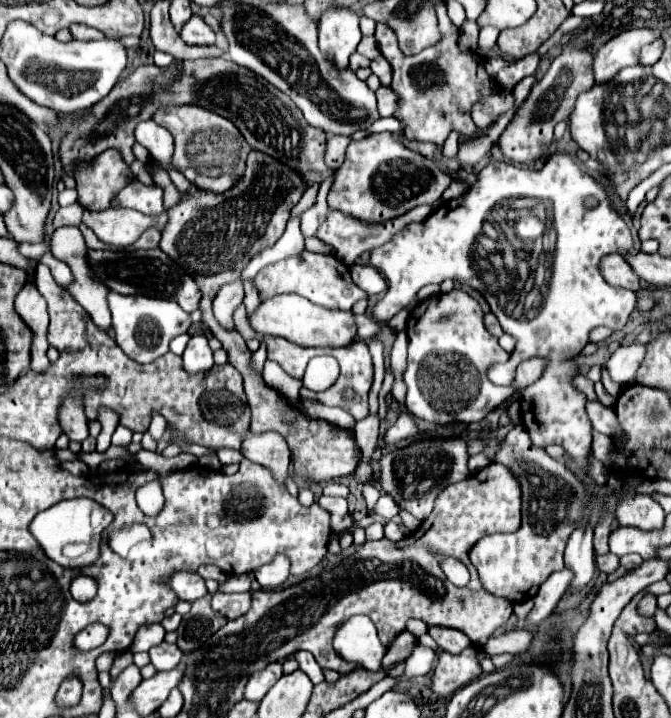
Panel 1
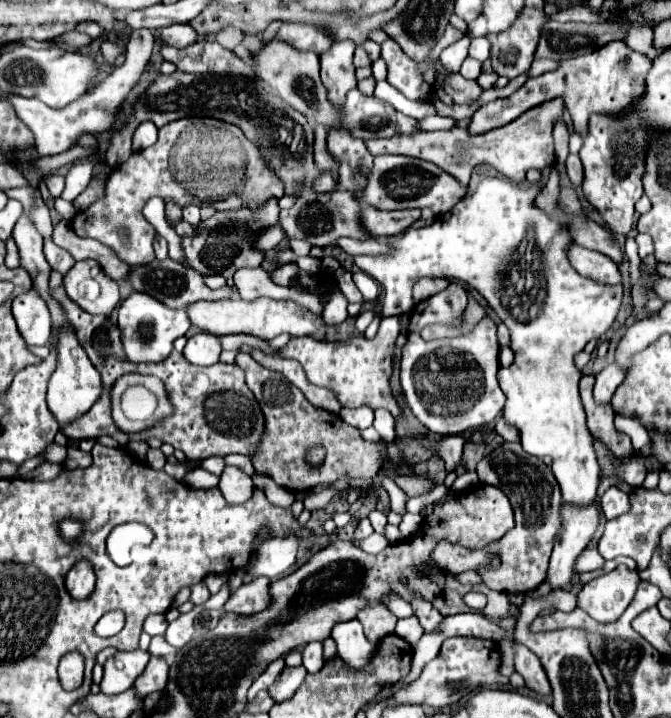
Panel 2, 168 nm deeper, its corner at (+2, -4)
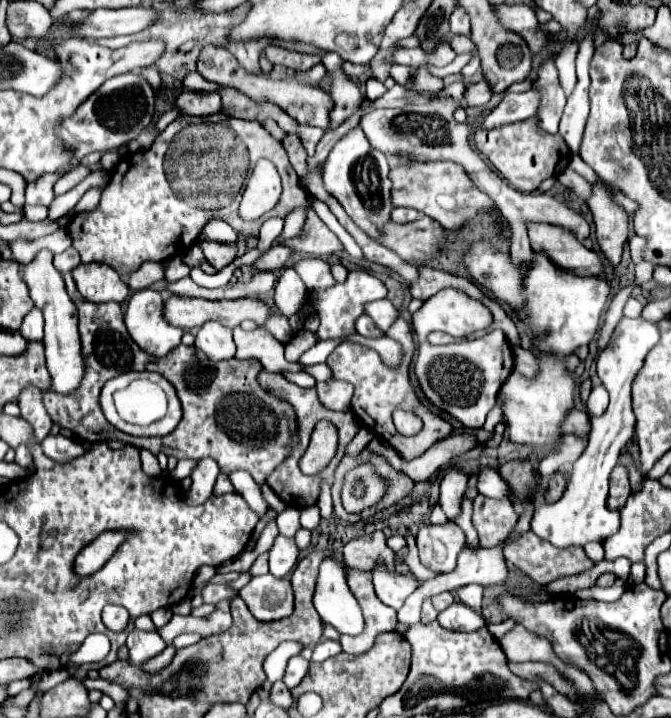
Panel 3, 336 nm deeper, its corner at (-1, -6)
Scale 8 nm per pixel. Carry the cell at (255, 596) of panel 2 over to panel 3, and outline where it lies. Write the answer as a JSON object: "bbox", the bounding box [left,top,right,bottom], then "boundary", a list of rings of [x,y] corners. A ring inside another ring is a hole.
{"bbox":[238,573,294,621],"boundary":[[[270,573],[252,577],[246,587],[238,593],[250,613],[258,621],[276,621],[288,617],[294,609],[292,585],[288,579],[278,579]]]}

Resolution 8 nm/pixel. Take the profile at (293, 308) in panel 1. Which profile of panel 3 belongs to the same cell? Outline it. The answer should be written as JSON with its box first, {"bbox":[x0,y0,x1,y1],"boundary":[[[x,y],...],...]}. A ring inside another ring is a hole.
{"bbox":[164,297,272,331],"boundary":[[[170,297],[166,303],[164,303],[164,311],[166,311],[166,319],[168,323],[176,325],[176,327],[182,327],[184,331],[186,329],[200,329],[204,323],[208,321],[218,321],[222,323],[224,327],[238,327],[242,321],[250,319],[254,321],[256,325],[264,325],[264,321],[268,321],[272,317],[272,309],[268,303],[264,301],[258,301],[258,299],[234,299],[234,301],[208,301],[208,299],[196,299],[196,297]]]}

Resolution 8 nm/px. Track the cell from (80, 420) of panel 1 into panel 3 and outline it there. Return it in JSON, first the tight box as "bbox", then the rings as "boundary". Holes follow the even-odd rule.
{"bbox":[24,249,84,395],"boundary":[[[42,249],[36,257],[24,265],[24,281],[30,289],[30,297],[34,305],[44,313],[44,347],[46,347],[46,363],[52,377],[50,389],[60,395],[72,395],[80,387],[80,379],[84,379],[84,357],[80,351],[80,333],[78,333],[78,315],[76,305],[70,301],[60,271],[52,265],[52,253]]]}

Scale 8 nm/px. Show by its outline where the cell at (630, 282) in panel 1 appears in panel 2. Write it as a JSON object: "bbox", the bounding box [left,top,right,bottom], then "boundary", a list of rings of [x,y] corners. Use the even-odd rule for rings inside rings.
{"bbox":[567,243,621,285],"boundary":[[[575,243],[575,245],[569,245],[567,257],[571,267],[583,277],[589,277],[597,283],[609,283],[609,285],[621,283],[621,273],[617,265],[603,253],[589,251]]]}

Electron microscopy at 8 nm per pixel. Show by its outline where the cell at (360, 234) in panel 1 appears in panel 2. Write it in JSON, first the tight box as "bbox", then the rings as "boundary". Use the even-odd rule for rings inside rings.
{"bbox":[361,207,421,235],"boundary":[[[365,207],[361,213],[361,223],[373,235],[397,235],[397,233],[405,231],[419,217],[421,217],[421,209],[381,211],[375,207]]]}

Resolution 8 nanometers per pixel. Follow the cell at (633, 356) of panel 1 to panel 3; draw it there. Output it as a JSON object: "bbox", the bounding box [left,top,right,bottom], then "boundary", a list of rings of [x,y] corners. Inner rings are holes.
{"bbox":[588,383,608,415],"boundary":[[[600,383],[592,389],[592,393],[588,397],[588,409],[590,409],[592,415],[602,415],[606,411],[606,407],[608,407],[608,391]]]}

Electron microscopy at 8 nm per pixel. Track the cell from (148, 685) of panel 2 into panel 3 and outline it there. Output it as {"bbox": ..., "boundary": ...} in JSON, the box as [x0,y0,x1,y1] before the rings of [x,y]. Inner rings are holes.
{"bbox":[142,647,174,675],"boundary":[[[166,647],[160,655],[156,655],[156,657],[152,657],[152,659],[148,659],[144,665],[142,665],[142,669],[146,671],[146,673],[152,673],[152,675],[156,675],[156,673],[160,673],[164,667],[168,667],[168,663],[172,661],[172,657],[174,657],[174,647]]]}

